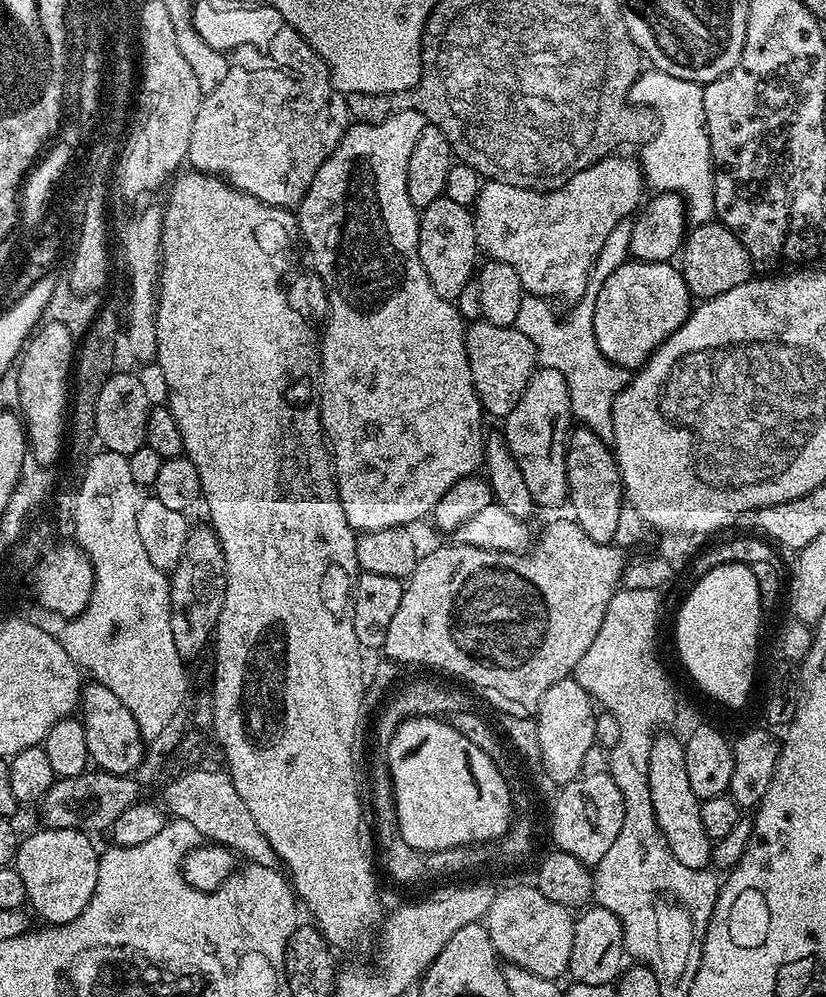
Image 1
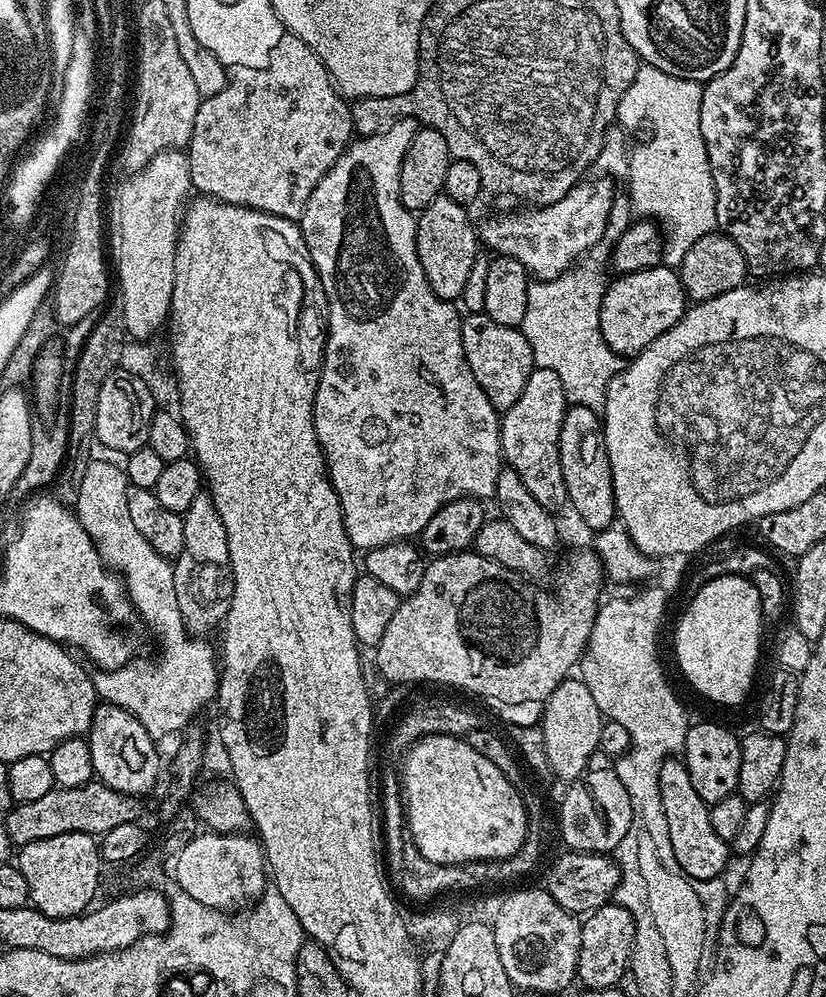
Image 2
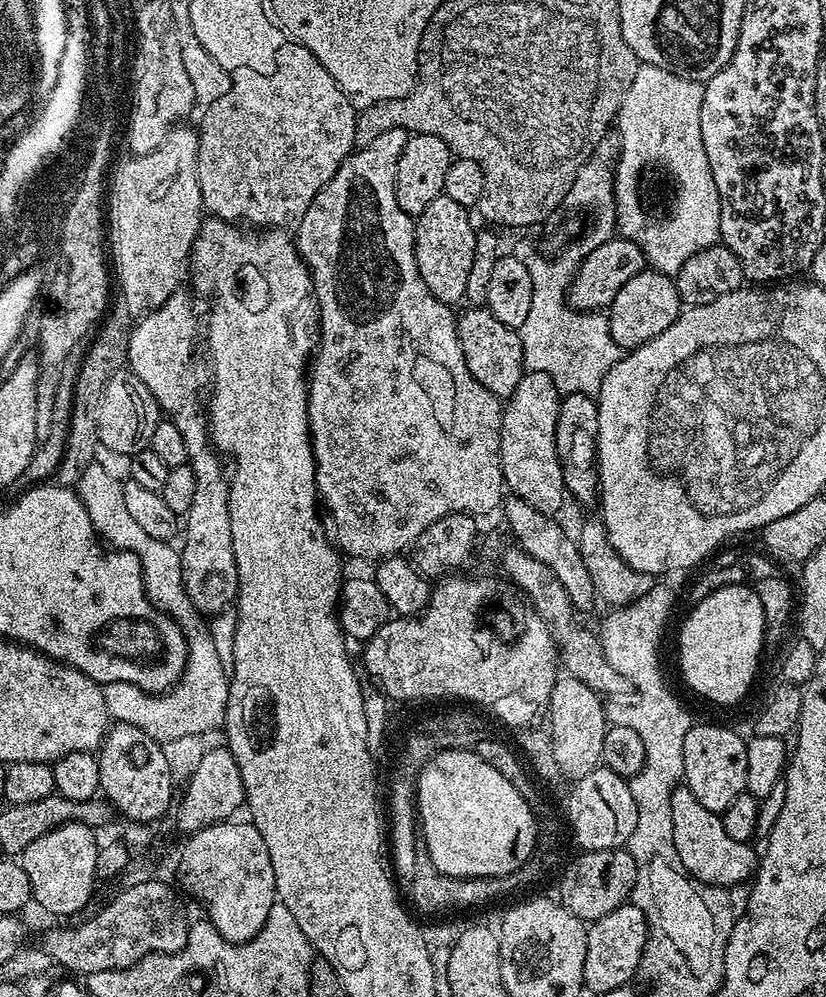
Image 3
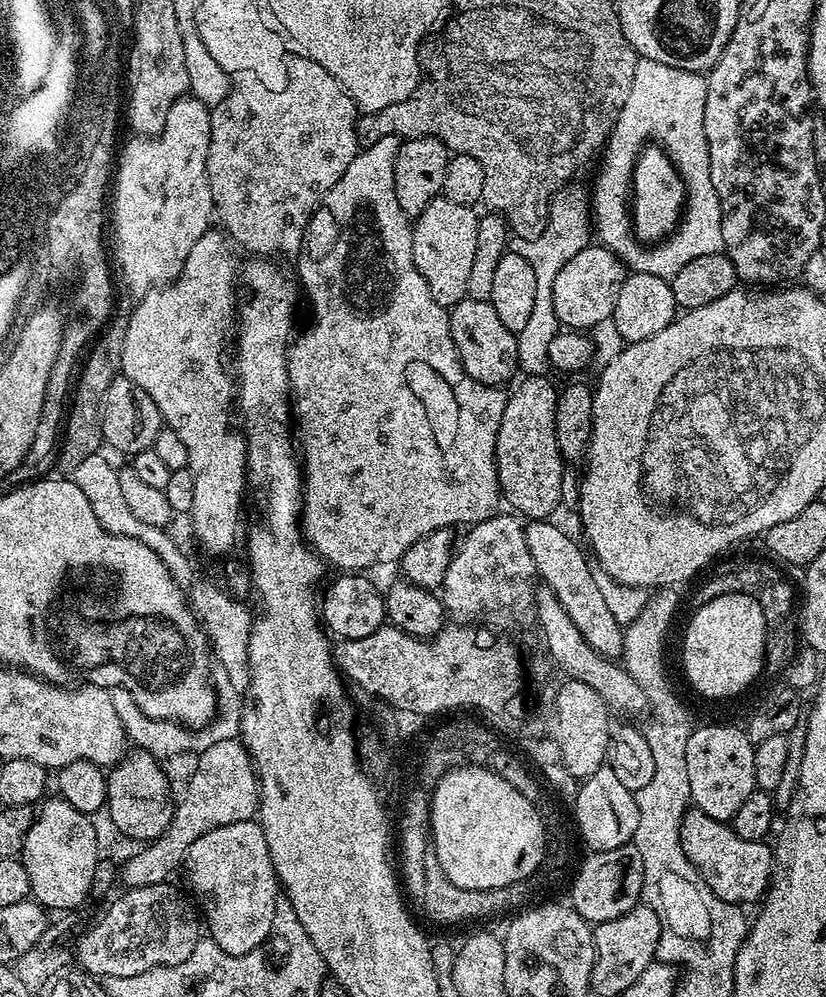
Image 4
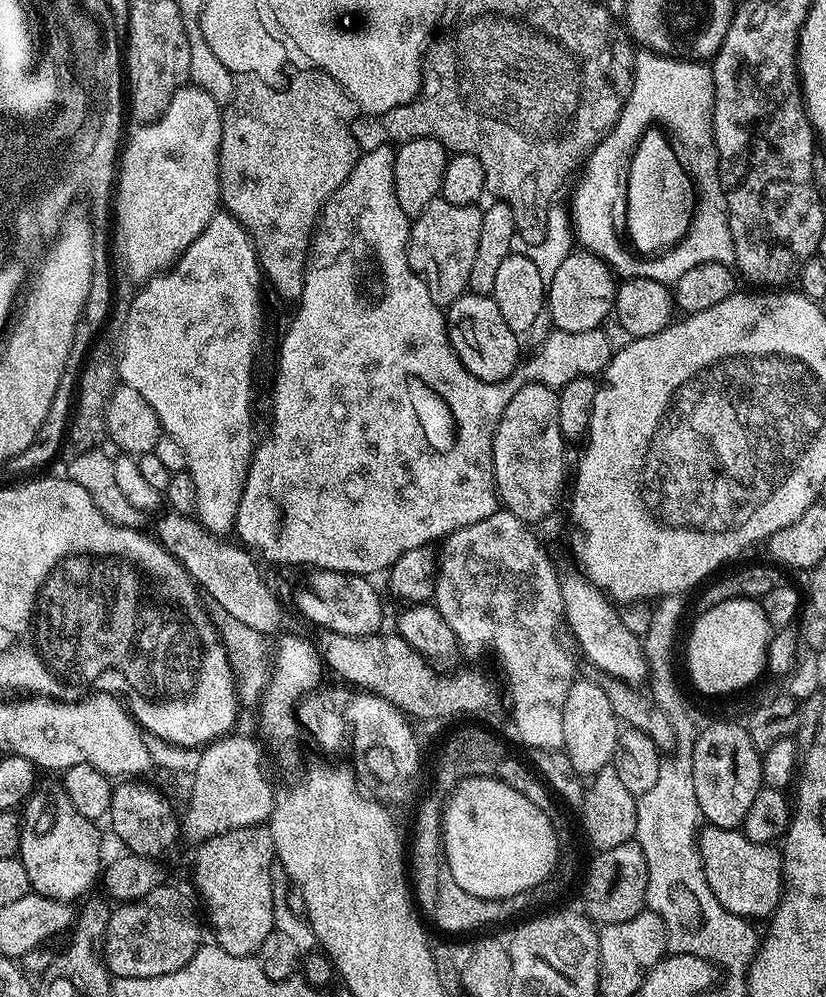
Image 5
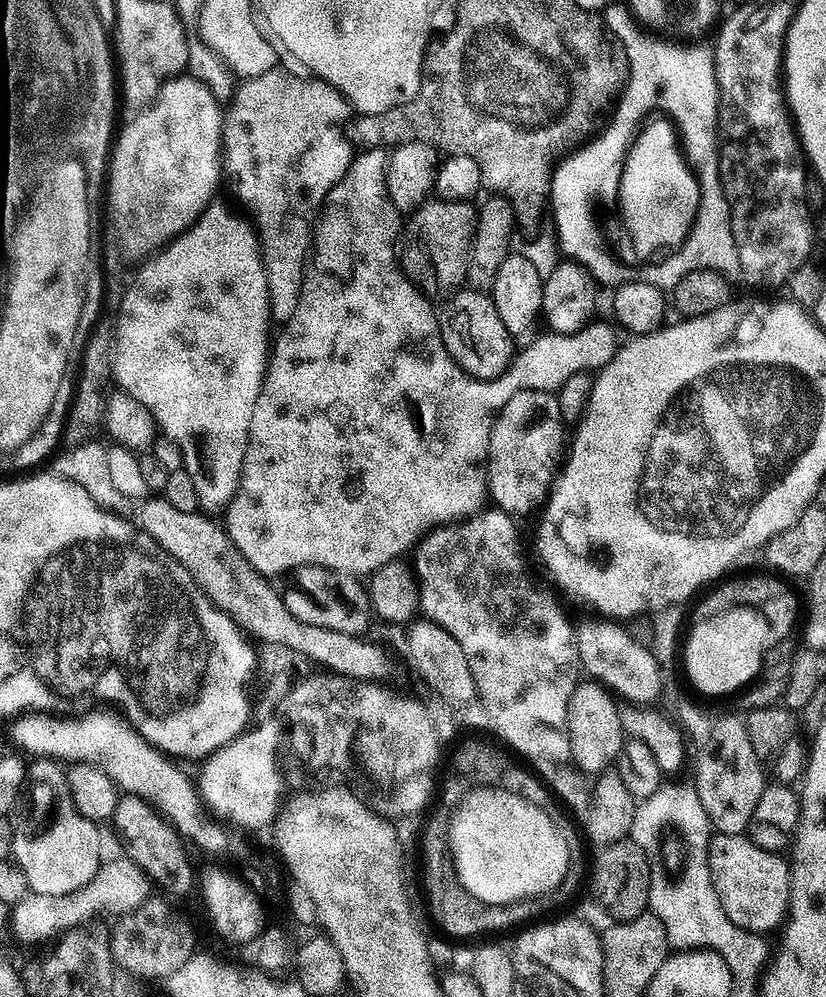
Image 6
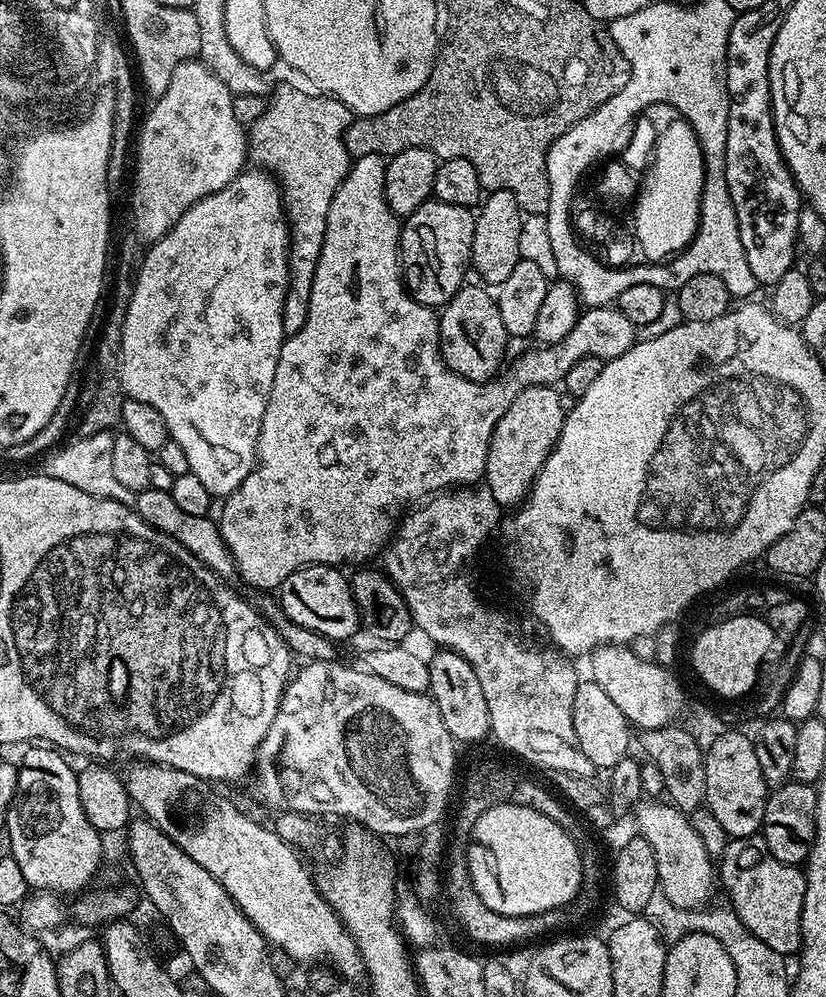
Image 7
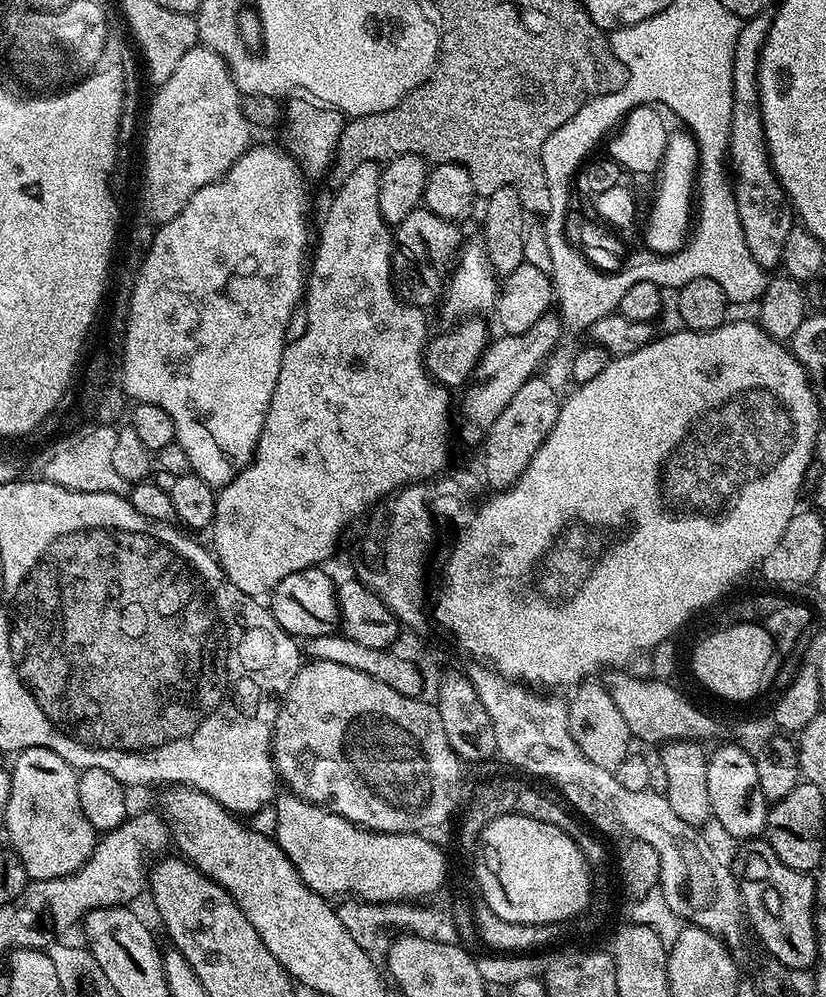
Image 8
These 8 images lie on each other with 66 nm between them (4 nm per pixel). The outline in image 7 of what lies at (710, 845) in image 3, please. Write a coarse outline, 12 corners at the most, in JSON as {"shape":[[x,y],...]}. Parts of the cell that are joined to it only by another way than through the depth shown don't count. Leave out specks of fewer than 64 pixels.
{"shape":[[763,835],[729,839],[718,884],[754,938],[802,947],[803,871]]}

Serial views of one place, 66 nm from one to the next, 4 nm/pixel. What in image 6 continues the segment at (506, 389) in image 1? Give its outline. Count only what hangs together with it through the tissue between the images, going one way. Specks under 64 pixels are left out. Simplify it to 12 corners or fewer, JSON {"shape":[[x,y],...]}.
{"shape":[[460,290],[440,316],[450,358],[497,380],[514,359],[487,291]]}

